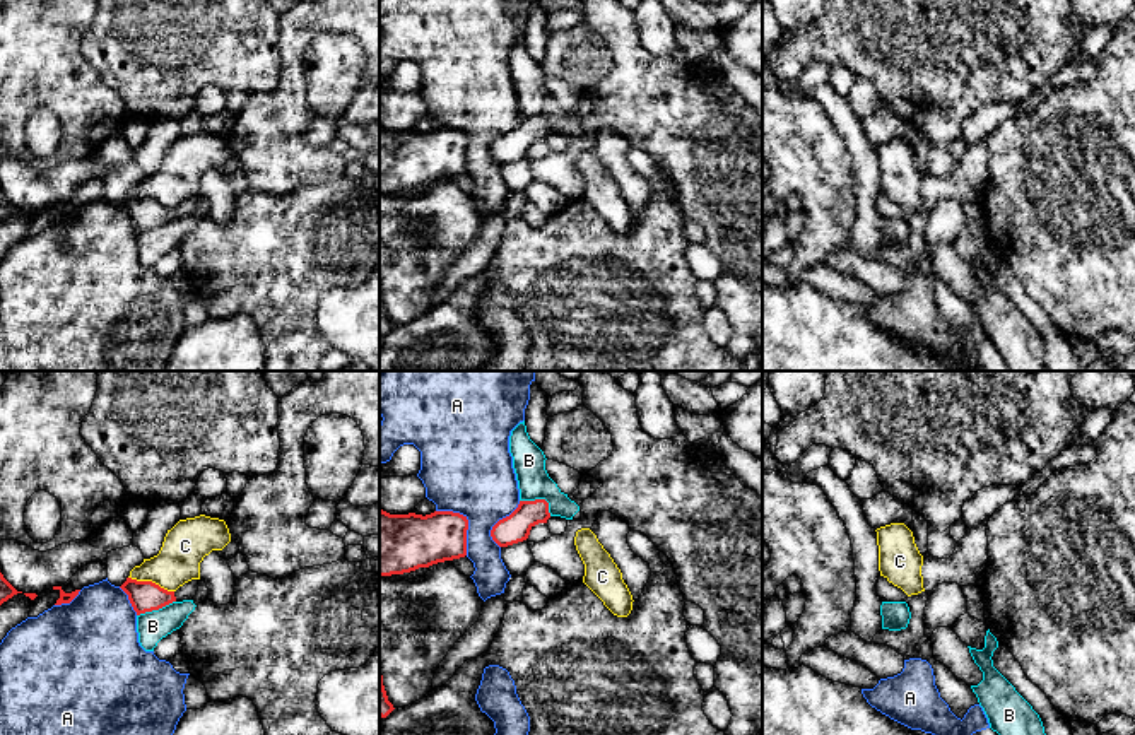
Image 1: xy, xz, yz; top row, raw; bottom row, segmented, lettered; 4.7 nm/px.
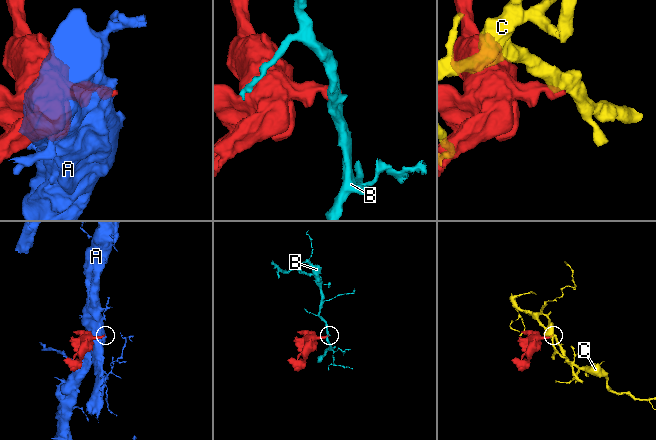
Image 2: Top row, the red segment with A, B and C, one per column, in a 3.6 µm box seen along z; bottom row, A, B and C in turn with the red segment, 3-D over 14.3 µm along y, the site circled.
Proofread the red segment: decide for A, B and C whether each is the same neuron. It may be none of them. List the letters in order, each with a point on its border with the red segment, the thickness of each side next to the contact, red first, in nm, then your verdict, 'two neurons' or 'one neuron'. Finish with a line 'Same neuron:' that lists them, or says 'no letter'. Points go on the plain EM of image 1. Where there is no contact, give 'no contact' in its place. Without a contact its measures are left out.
A: contact xz (467, 139); calibres 240 and 420 nm; two neurons
B: contact xz (541, 117); calibres 140 and 160 nm; two neurons
C: contact xy (151, 199); calibres 140 and 200 nm; two neurons
Same neuron: no letter

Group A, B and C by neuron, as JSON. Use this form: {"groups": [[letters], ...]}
{"groups": [["A"], ["B"], ["C"]]}

